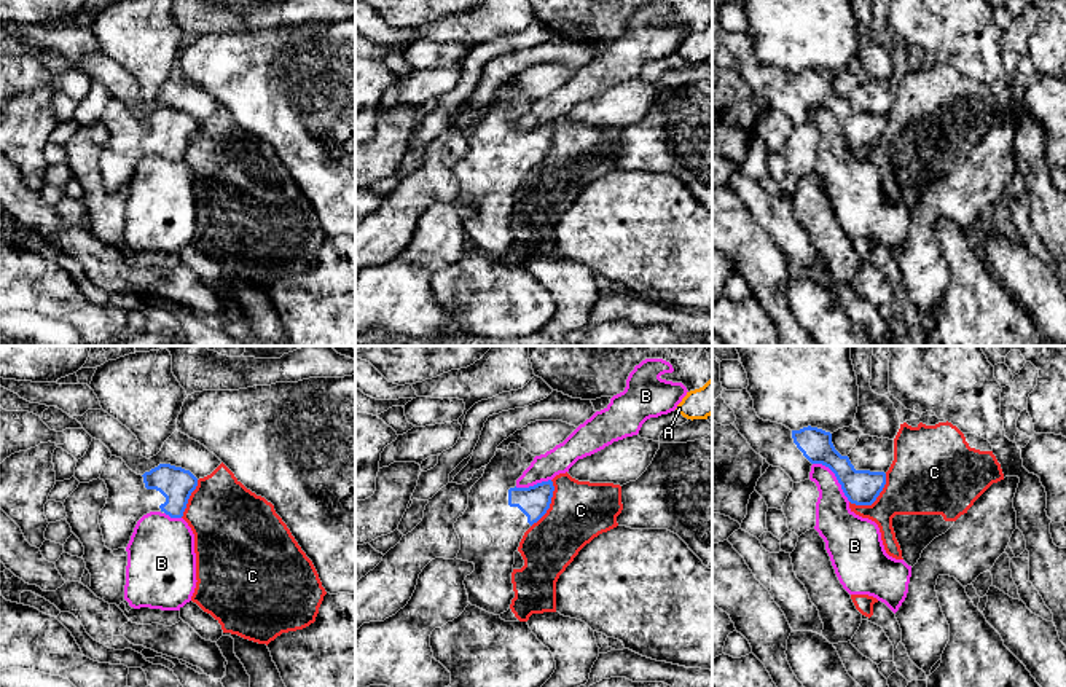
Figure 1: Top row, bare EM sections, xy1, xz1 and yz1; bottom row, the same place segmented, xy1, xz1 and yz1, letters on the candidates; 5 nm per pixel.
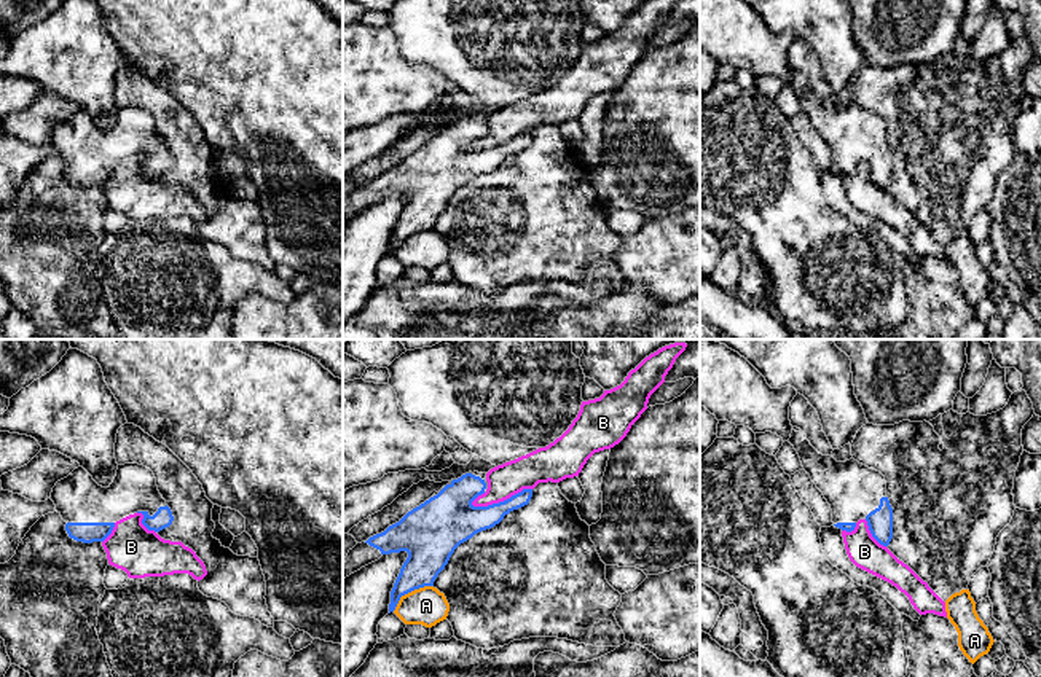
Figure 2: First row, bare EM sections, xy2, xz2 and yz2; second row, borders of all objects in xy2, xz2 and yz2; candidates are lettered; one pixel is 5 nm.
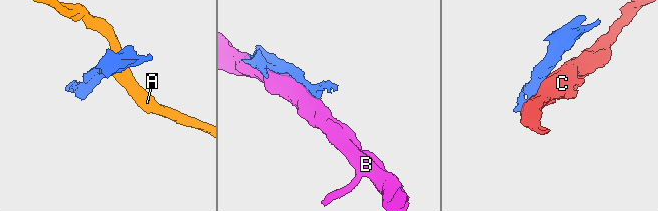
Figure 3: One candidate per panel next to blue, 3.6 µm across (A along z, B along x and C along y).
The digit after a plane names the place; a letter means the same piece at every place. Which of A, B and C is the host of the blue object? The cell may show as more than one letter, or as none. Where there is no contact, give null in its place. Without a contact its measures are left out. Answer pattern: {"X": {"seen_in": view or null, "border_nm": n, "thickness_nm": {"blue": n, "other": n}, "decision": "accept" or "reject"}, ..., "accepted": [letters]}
{"A": {"seen_in": "xz2", "border_nm": 240, "thickness_nm": {"blue": 240, "other": 190}, "decision": "reject"}, "B": {"seen_in": "xz2", "border_nm": 320, "thickness_nm": {"blue": 240, "other": 170}, "decision": "reject"}, "C": {"seen_in": "yz1", "border_nm": 240, "thickness_nm": {"blue": 180, "other": 340}, "decision": "reject"}, "accepted": []}

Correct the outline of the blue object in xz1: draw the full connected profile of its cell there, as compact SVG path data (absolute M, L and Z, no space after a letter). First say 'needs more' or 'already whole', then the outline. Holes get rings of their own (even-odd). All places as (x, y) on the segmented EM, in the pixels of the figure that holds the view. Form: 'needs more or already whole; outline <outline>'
needs more; outline M510 443L507 451L497 449L483 477L472 486L467 510L454 523L460 539L456 558L475 564L475 571L464 580L468 603L494 615L507 612L515 598L511 572L515 552L524 532L547 513L551 504L555 491L551 480L529 488L516 486L516 480L534 457L516 443Z

